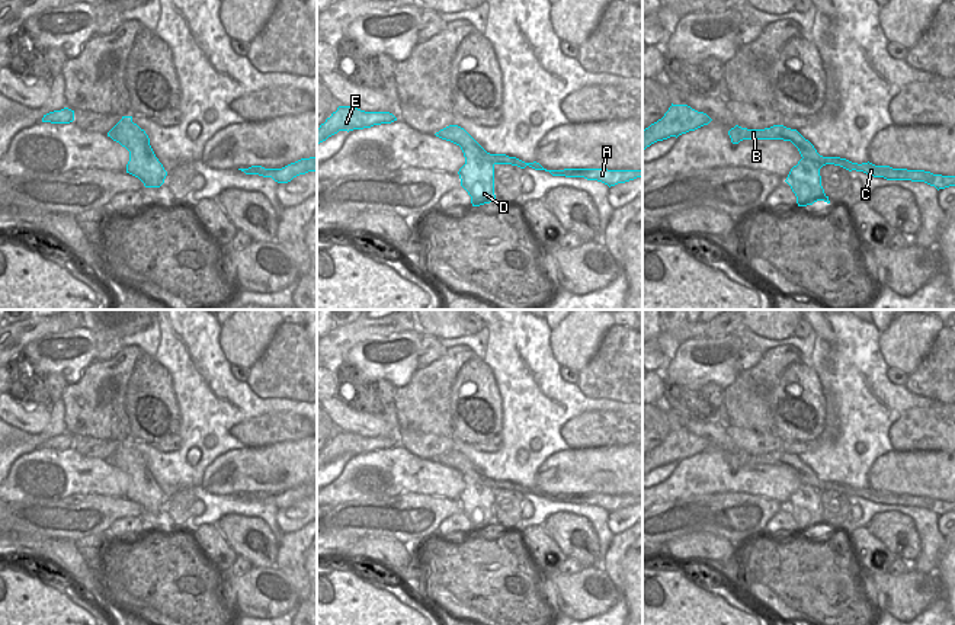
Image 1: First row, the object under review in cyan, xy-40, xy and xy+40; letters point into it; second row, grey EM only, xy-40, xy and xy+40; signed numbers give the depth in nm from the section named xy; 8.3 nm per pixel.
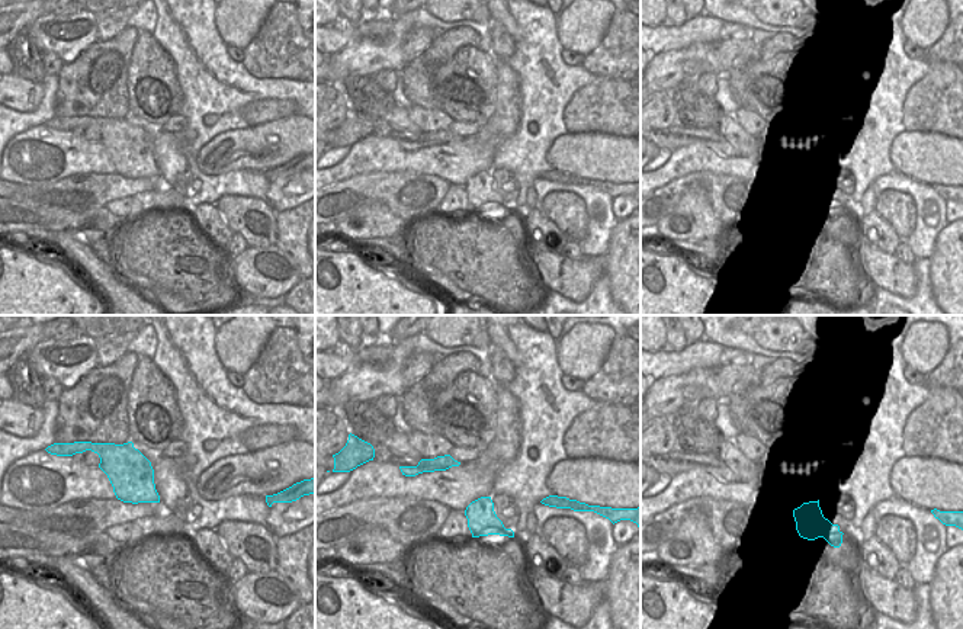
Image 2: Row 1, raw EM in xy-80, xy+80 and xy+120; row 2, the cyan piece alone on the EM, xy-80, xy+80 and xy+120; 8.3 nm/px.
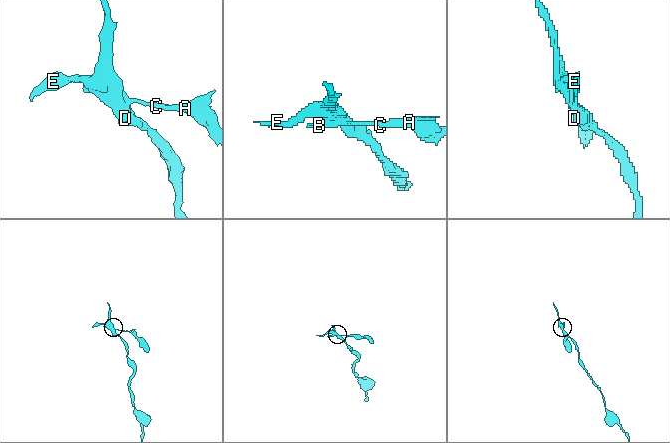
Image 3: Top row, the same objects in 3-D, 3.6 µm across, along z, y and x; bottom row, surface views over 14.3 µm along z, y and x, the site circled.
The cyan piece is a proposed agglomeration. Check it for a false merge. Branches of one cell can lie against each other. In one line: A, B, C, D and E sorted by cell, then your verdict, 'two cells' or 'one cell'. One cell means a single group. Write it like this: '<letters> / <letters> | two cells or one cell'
A B C / D E | two cells

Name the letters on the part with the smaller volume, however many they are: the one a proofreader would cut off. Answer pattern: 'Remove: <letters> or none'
Remove: A, B, C

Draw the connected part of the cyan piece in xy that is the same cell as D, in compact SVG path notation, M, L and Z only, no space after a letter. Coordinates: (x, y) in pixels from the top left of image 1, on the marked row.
M461 147L465 164L458 174L461 186L471 196L472 206L480 206L496 201L494 195L494 164L483 157L478 147L474 150Z

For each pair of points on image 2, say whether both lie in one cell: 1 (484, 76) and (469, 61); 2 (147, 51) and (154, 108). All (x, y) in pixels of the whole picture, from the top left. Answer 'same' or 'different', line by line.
1: same
2: same

